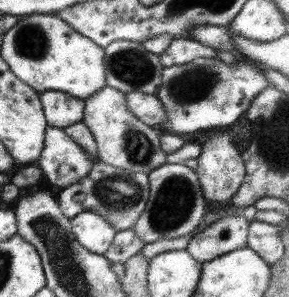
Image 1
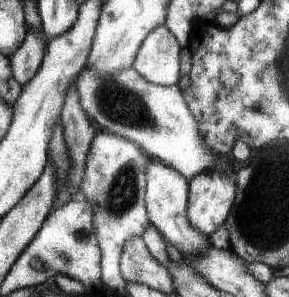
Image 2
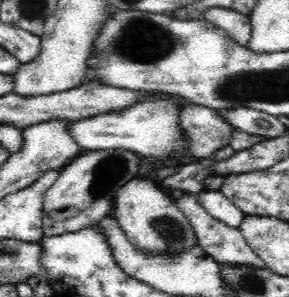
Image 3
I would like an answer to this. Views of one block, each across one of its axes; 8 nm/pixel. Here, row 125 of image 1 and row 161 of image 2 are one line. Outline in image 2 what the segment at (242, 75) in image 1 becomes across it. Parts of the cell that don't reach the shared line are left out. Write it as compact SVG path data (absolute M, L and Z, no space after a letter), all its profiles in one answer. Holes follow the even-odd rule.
M133 66L117 74L95 74L95 70L81 70L77 78L77 90L81 106L99 132L109 132L135 142L147 158L157 158L167 166L173 166L187 182L201 174L235 176L229 154L217 154L205 136L201 136L199 122L185 102L183 90L175 84L169 88L147 82Z

